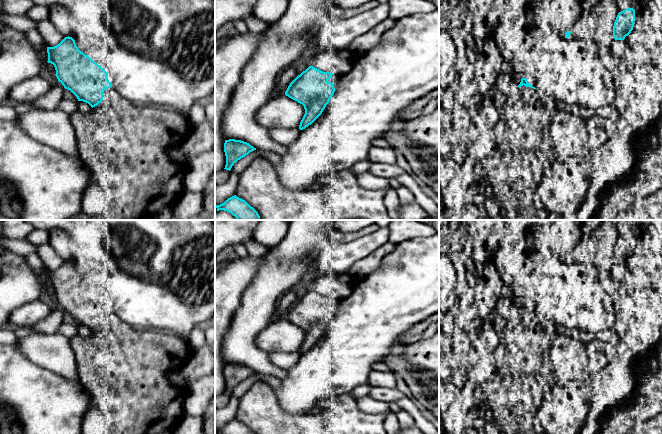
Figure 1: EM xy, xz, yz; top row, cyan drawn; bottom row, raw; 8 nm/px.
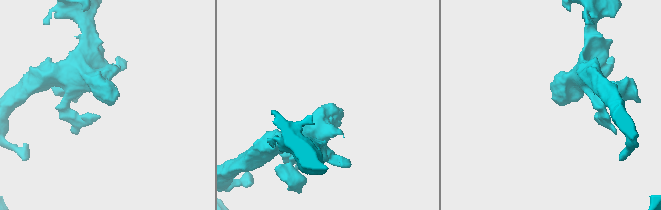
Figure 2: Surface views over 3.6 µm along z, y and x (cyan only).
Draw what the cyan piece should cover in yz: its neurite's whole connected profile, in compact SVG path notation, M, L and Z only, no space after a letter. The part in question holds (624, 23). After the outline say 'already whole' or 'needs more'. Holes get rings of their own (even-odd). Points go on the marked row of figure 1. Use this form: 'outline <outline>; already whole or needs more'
outline M625 9L618 13L613 26L613 37L615 40L624 40L633 30L635 22L635 10Z; already whole

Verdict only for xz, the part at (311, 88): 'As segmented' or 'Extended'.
Extended

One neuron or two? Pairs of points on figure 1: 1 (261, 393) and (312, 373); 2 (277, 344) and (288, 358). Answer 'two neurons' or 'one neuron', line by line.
1: two neurons
2: two neurons

